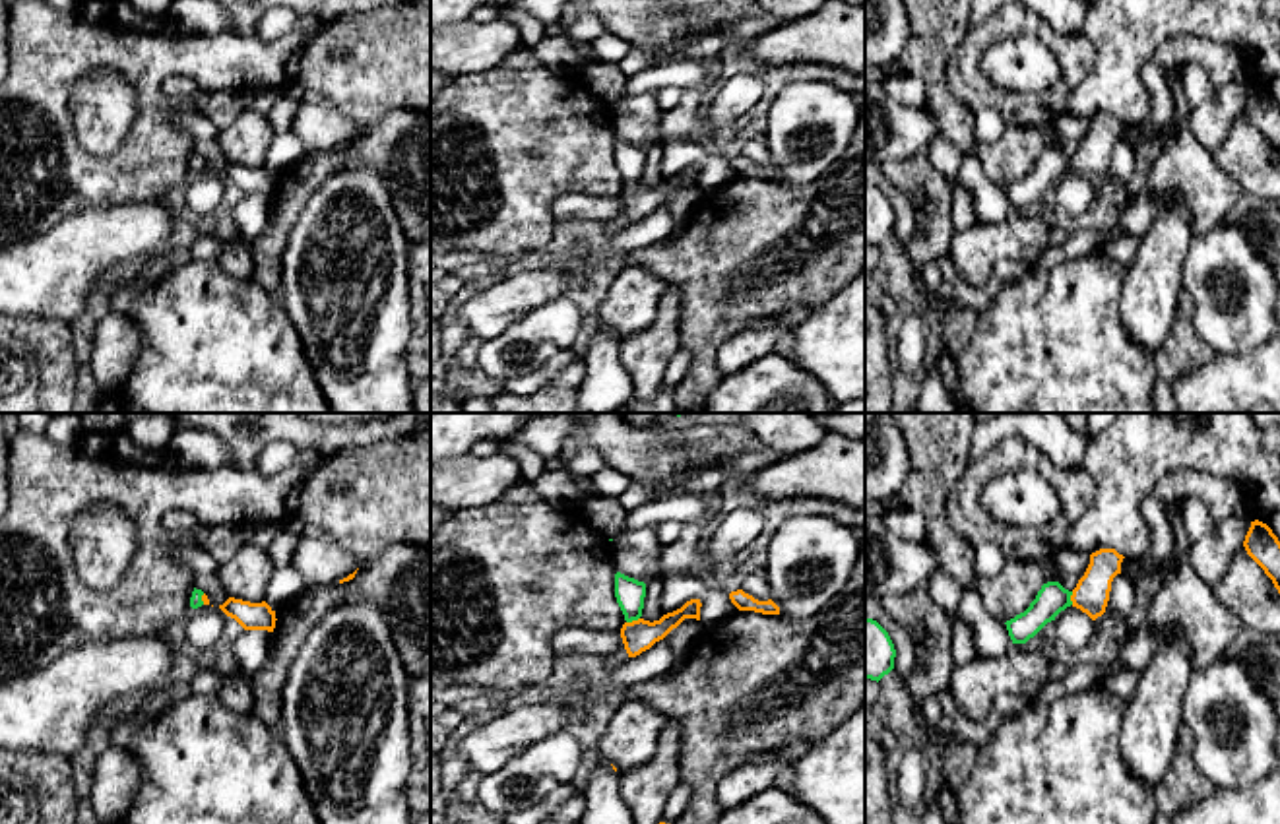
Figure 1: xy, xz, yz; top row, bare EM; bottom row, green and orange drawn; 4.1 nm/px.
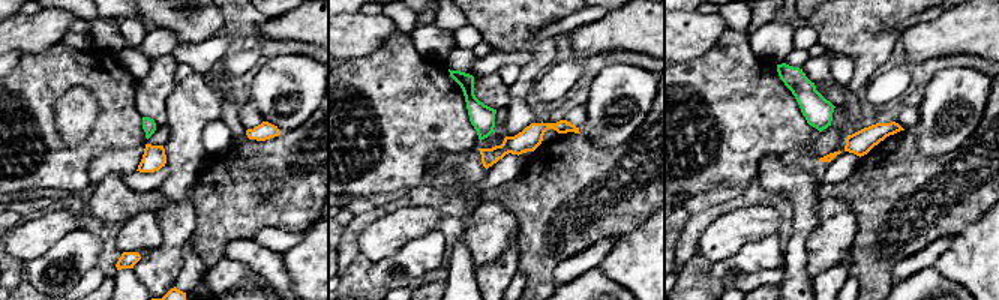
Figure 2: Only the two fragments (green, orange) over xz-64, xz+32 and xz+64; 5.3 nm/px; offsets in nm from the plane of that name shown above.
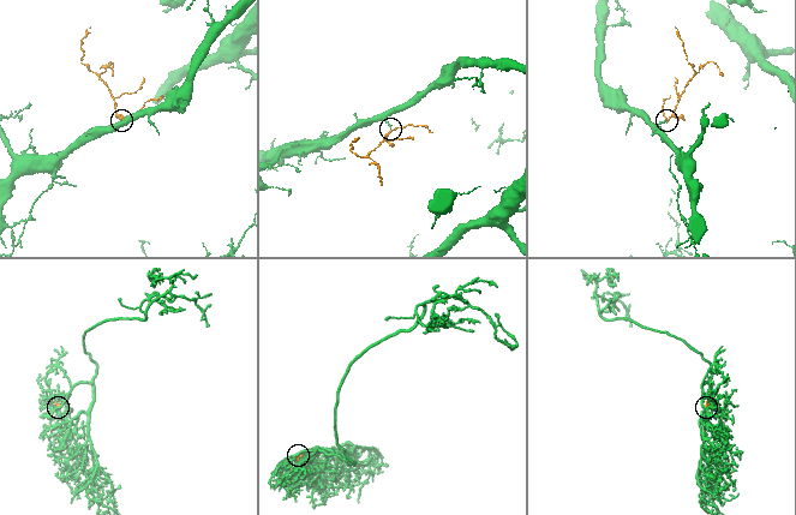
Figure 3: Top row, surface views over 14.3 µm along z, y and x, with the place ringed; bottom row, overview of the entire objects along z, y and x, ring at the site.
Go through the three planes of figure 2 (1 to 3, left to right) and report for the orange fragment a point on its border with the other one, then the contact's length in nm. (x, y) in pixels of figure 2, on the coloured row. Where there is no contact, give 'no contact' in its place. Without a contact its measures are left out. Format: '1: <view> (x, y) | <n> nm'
1: no contact
2: no contact
3: no contact

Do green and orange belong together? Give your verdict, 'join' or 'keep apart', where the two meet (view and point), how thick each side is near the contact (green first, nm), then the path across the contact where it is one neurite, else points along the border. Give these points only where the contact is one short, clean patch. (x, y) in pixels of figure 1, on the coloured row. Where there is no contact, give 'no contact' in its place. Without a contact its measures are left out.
join; meets green in xz at (633, 619); 120 nm thick on the green side, 130 nm on the other; runs through xz (629, 592), (633, 619), (640, 634)

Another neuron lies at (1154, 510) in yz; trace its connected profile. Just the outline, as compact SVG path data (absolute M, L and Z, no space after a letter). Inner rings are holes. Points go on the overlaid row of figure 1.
M1156 494L1146 496L1142 502L1140 514L1146 520L1152 537L1148 551L1140 556L1142 572L1135 578L1136 601L1125 620L1127 630L1135 630L1142 622L1160 586L1164 584L1162 568L1173 555L1175 545L1171 525L1168 522L1168 508L1169 504Z

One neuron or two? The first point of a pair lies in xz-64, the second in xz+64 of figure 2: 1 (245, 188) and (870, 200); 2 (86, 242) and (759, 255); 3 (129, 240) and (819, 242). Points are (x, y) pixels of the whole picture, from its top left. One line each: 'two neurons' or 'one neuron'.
1: one neuron
2: one neuron
3: one neuron

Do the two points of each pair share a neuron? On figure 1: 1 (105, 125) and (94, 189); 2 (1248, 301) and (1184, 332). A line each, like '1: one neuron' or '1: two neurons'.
1: two neurons
2: two neurons

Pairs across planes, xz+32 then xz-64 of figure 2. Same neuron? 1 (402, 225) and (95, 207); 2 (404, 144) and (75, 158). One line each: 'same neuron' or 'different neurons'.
1: different neurons
2: same neuron

